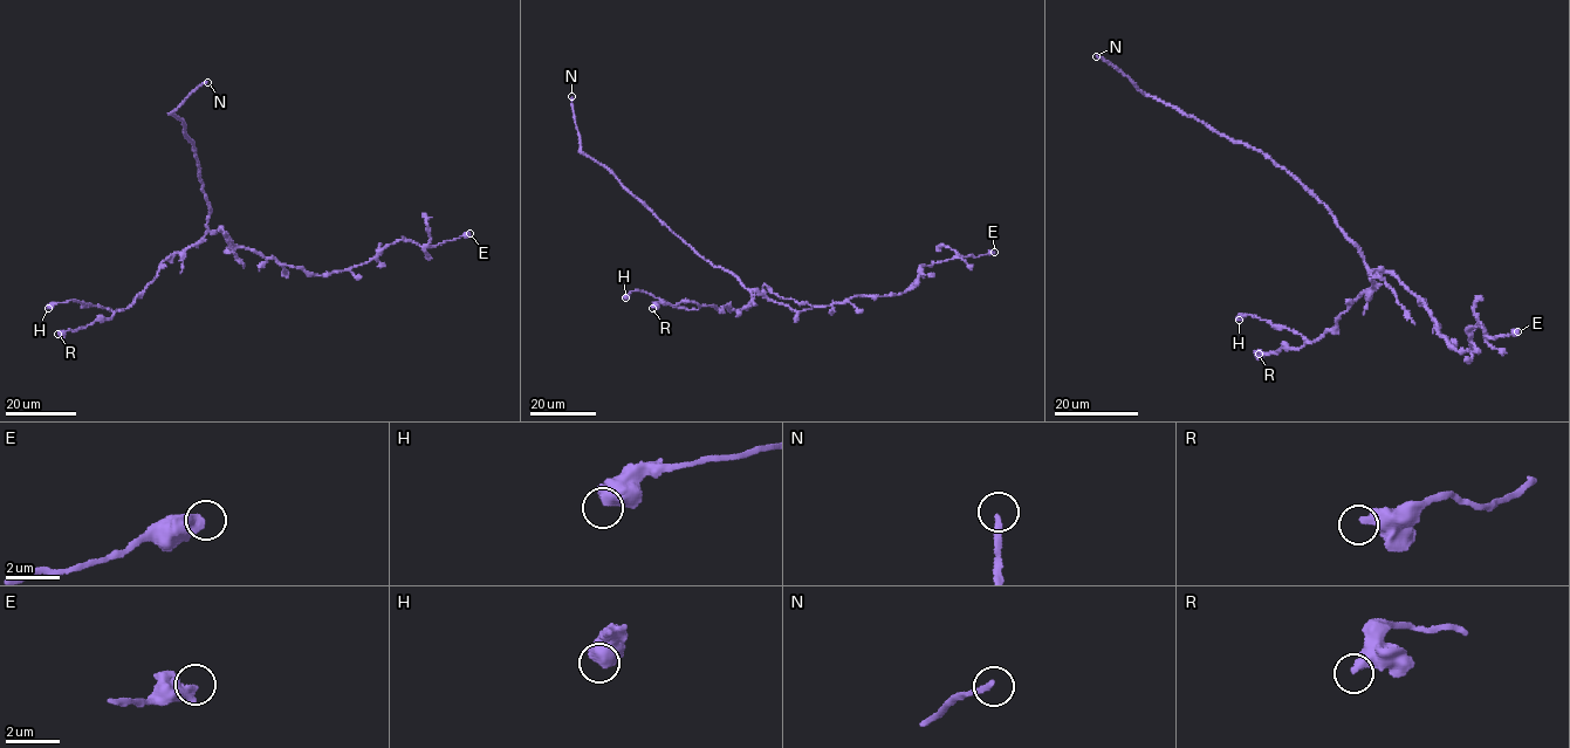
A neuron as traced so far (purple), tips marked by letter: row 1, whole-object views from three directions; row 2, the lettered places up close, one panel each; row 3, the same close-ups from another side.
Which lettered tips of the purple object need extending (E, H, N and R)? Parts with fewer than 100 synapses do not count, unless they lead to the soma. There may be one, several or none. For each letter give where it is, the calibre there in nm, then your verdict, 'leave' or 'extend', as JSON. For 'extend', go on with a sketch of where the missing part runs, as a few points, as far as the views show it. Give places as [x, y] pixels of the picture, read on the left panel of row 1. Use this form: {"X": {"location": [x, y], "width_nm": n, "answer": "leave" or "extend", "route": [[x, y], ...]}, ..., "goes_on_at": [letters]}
{"E": {"location": [470, 233], "width_nm": 480, "answer": "leave"}, "H": {"location": [48, 308], "width_nm": 650, "answer": "leave"}, "N": {"location": [207, 82], "width_nm": 200, "answer": "extend"}, "R": {"location": [57, 334], "width_nm": 420, "answer": "leave"}, "goes_on_at": ["N"]}

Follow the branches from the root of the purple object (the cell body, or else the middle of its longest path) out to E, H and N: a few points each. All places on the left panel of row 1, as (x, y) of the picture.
E: (214, 232), (224, 232), (238, 246), (319, 275), (360, 266), (402, 239), (430, 246), (470, 233)
H: (214, 232), (208, 231), (196, 244), (164, 259), (155, 278), (125, 308), (111, 310), (74, 300), (48, 308)
N: (214, 232), (207, 228), (211, 211), (193, 144), (187, 137), (182, 121), (171, 112), (207, 82)

